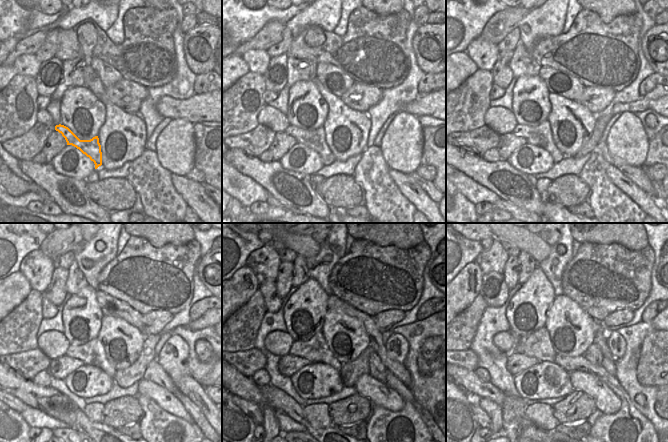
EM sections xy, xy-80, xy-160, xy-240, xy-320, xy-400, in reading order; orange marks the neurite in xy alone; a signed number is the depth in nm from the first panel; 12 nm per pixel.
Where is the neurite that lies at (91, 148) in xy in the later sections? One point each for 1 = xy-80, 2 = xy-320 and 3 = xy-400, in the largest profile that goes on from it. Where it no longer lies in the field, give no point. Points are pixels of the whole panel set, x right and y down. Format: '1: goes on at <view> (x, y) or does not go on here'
1: goes on at xy-80 (315, 139)
2: goes on at xy-320 (316, 349)
3: goes on at xy-400 (538, 345)

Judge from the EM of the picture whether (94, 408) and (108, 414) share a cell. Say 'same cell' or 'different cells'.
different cells

